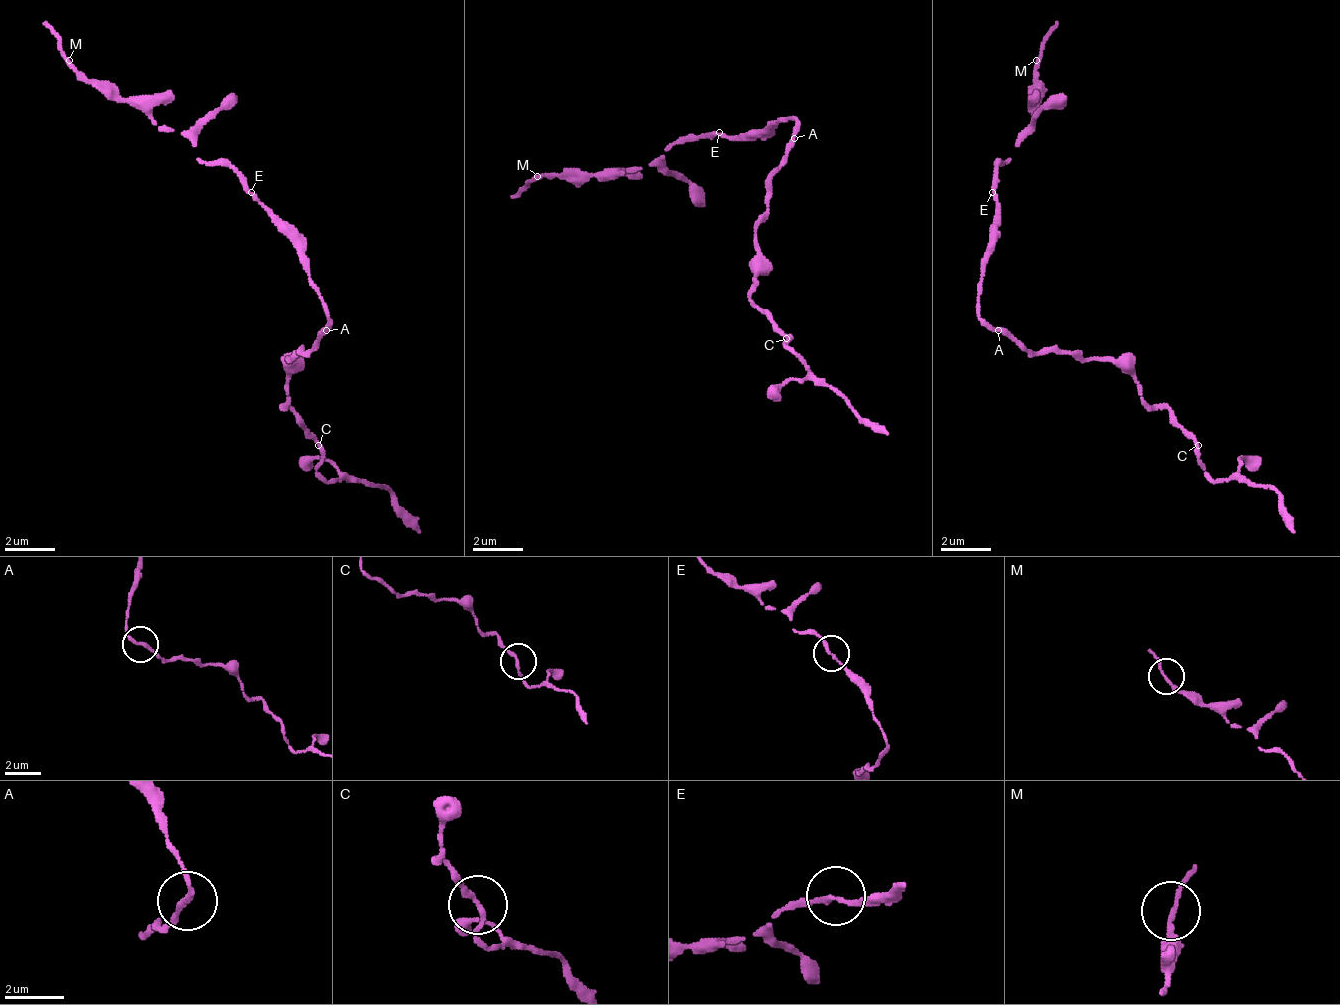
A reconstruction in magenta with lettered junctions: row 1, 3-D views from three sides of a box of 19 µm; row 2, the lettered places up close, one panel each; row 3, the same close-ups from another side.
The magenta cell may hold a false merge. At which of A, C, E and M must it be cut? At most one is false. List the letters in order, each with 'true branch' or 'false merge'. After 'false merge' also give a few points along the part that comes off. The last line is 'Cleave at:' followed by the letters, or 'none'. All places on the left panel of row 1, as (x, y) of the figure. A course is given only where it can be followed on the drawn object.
A: true branch
C: true branch
E: true branch
M: true branch
Cleave at: none

